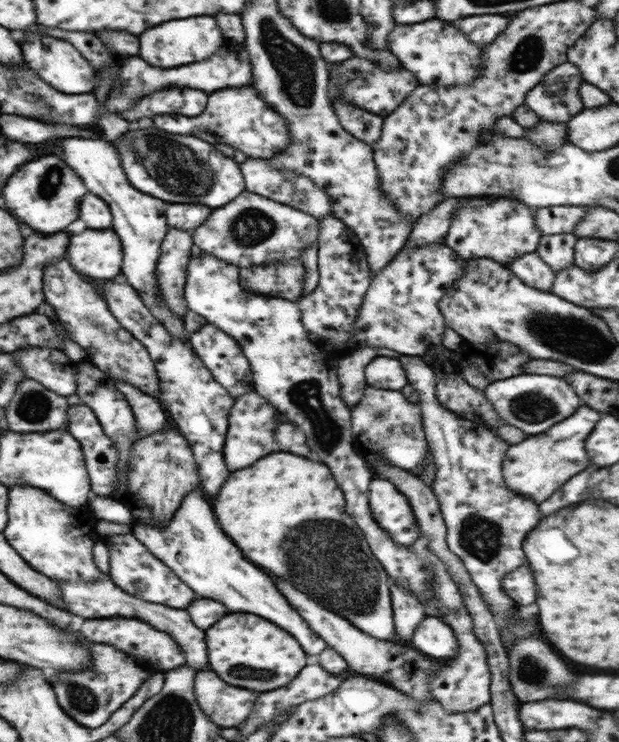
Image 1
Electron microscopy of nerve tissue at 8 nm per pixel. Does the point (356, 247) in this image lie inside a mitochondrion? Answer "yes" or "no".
no

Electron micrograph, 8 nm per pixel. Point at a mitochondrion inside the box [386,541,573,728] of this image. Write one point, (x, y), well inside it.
(415, 679)

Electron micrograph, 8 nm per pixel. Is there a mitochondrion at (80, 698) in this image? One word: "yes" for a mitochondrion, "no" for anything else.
yes

